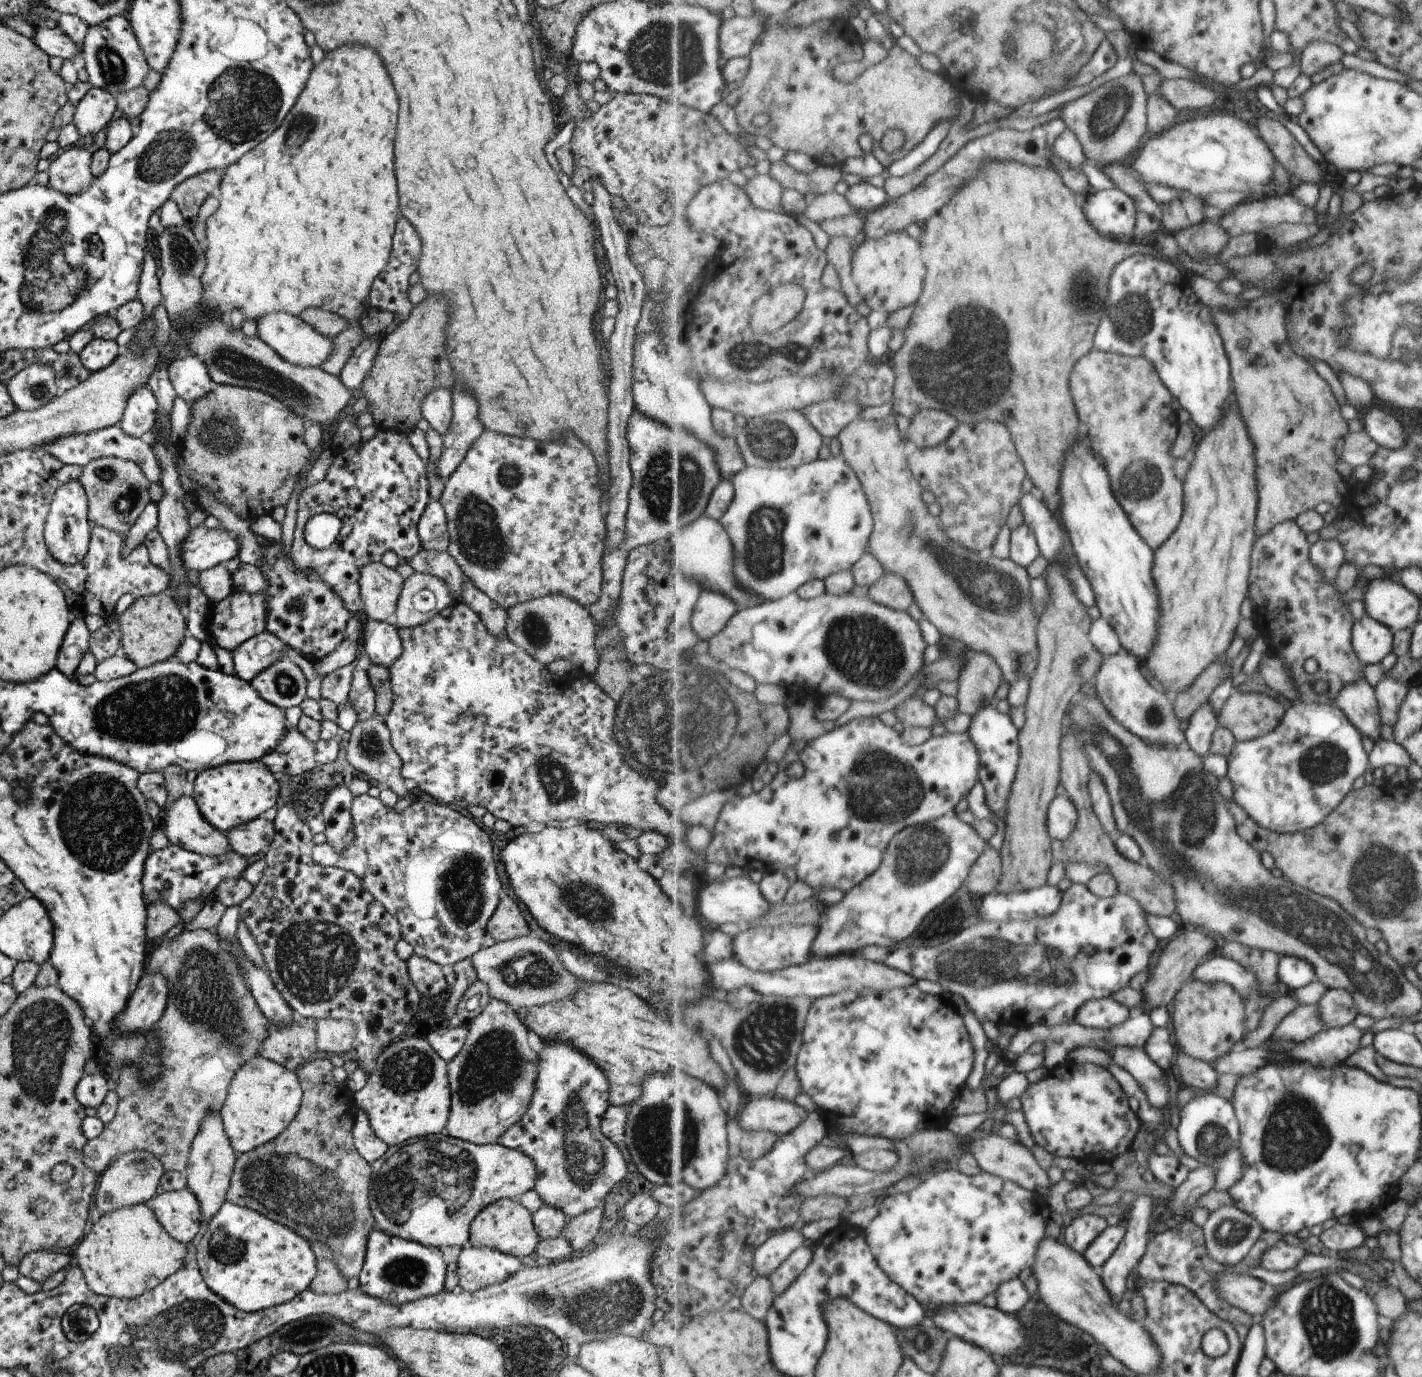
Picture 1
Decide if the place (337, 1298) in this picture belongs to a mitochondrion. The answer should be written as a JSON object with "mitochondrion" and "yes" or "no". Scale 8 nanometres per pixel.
{"mitochondrion":"no"}

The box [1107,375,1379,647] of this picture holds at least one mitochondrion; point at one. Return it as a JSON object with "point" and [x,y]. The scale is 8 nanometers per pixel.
{"point":[1147,483]}

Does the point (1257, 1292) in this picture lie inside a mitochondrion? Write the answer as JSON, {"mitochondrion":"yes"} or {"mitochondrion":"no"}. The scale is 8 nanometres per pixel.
{"mitochondrion":"no"}

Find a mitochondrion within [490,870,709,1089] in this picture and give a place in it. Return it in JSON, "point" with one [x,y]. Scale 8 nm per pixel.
{"point":[528,971]}

